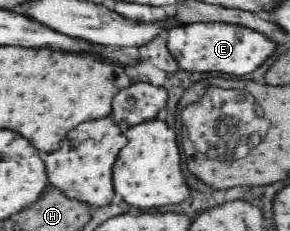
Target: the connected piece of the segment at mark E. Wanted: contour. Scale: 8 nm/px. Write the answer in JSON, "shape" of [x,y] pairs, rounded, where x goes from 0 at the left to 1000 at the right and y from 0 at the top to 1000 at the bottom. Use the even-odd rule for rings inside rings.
{"shape":[[[655,100],[641,117],[600,117],[579,143],[579,212],[614,264],[617,299],[641,307],[759,307],[800,325],[841,325],[890,299],[945,221],[945,186],[903,143],[855,117],[779,100]]]}

